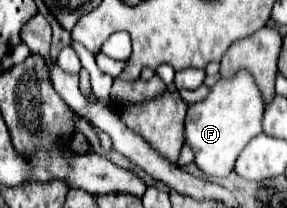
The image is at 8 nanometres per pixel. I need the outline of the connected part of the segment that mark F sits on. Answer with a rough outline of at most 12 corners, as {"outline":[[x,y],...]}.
{"outline":[[246,69],[188,107],[184,137],[208,177],[228,177],[262,133]]}

